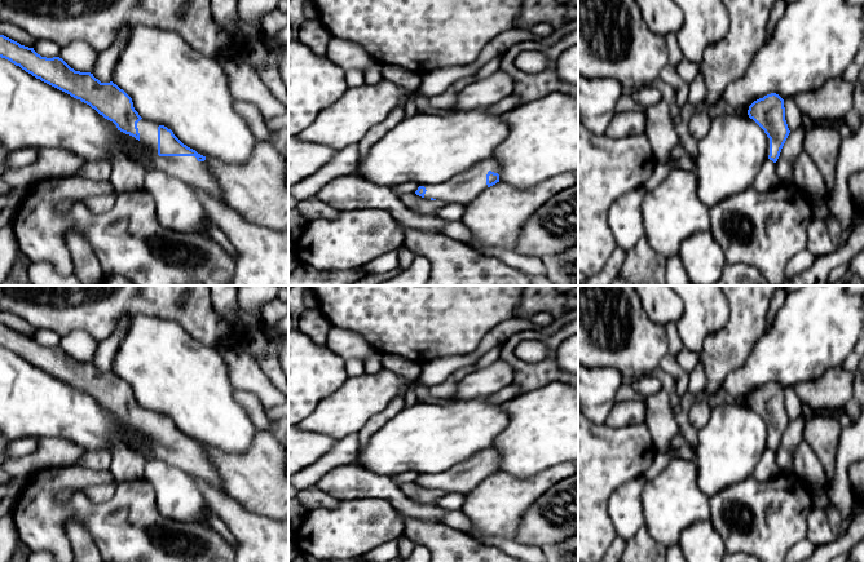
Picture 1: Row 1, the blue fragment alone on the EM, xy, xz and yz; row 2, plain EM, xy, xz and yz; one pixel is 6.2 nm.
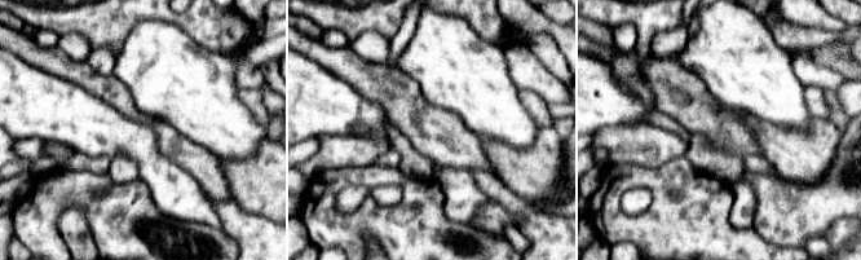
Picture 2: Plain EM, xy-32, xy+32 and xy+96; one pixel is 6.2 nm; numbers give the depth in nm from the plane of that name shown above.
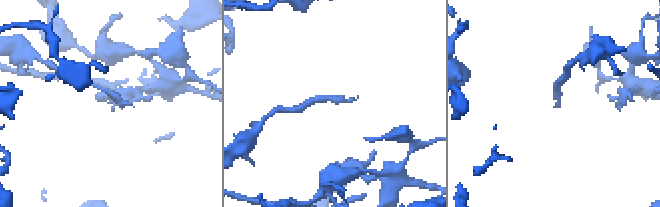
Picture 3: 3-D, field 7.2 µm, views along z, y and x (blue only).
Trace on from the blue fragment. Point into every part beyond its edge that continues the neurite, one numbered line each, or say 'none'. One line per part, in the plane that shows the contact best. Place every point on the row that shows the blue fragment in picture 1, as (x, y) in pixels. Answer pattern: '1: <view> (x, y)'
1: xy (197, 173)

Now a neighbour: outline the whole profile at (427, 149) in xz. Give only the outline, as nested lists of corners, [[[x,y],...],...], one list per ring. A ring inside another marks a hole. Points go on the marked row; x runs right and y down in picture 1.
[[[486,107],[451,109],[449,115],[416,114],[388,130],[358,161],[353,174],[385,187],[405,182],[442,183],[472,165],[491,159],[495,147],[507,136],[508,125],[502,115],[490,115]]]

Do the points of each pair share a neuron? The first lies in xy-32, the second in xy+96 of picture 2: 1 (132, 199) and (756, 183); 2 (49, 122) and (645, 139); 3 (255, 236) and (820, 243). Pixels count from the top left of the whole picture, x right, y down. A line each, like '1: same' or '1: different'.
1: different
2: different
3: different

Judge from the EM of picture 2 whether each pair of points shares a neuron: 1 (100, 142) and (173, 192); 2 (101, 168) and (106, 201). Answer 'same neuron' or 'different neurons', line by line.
1: same neuron
2: different neurons

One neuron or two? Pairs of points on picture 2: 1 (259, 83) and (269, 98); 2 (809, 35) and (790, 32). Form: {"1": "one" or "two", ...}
{"1": "one", "2": "one"}

